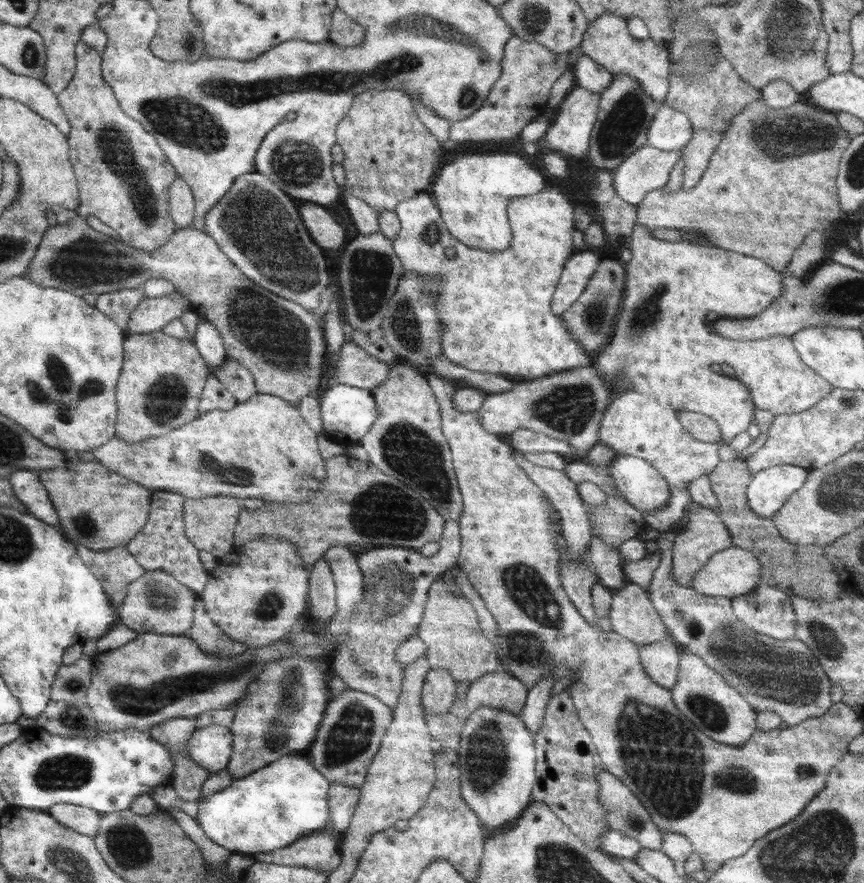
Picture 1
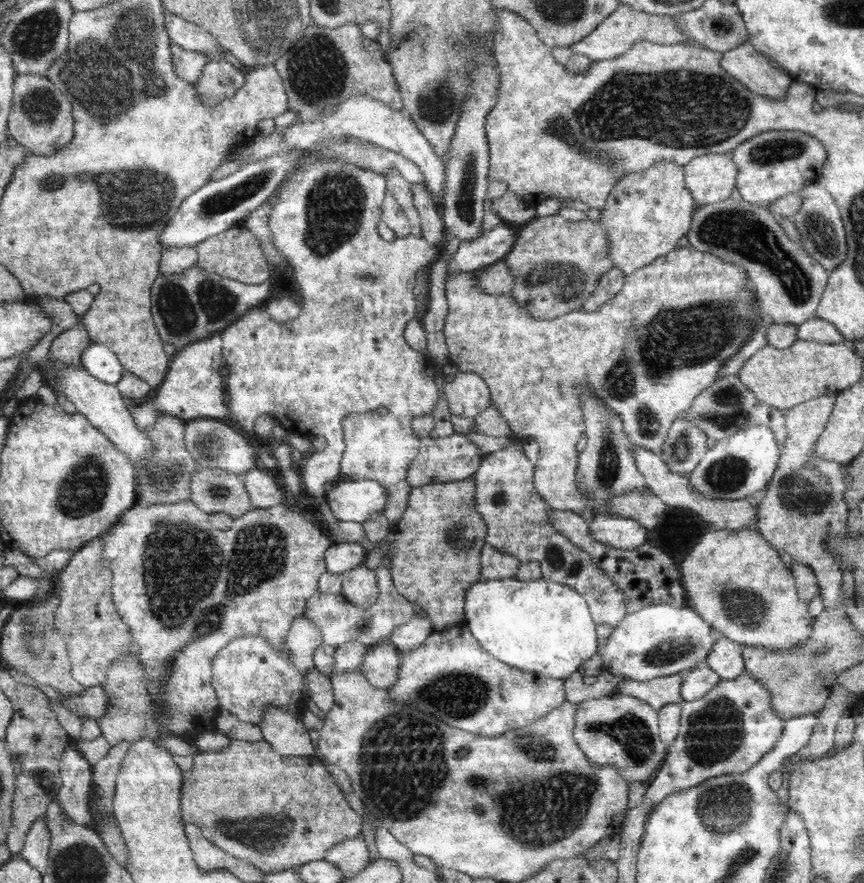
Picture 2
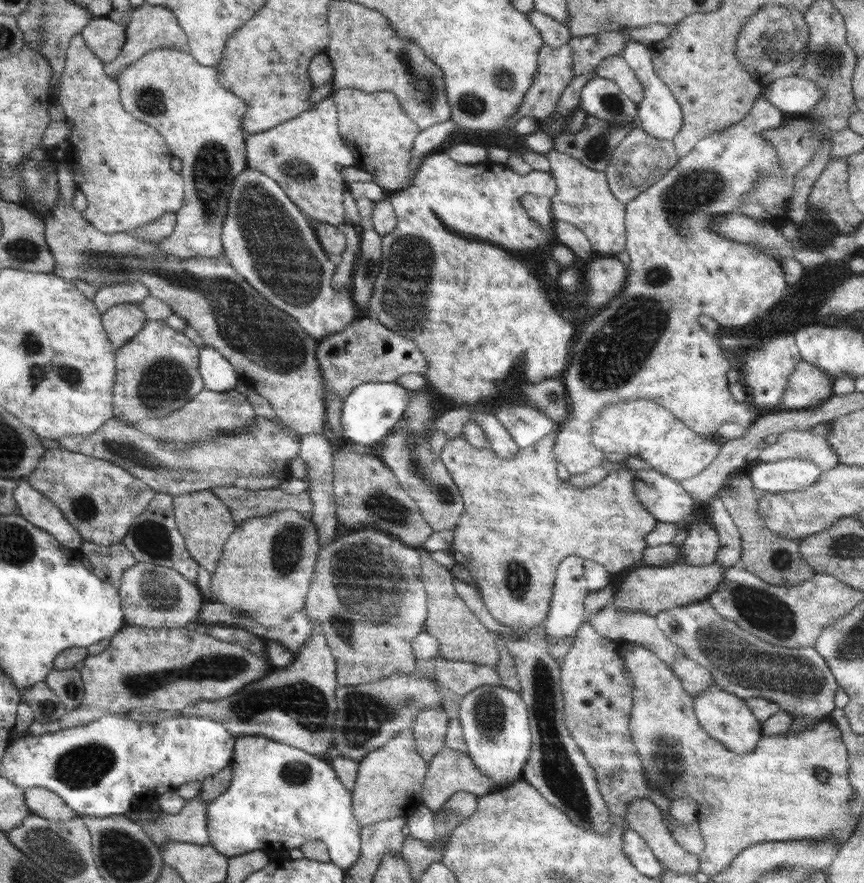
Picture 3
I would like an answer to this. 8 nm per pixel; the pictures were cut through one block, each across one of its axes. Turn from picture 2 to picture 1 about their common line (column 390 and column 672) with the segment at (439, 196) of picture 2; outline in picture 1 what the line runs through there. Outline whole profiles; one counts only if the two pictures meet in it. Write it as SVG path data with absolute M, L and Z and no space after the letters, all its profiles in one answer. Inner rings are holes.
M659 104L647 133L647 145L662 151L682 151L692 141L692 123L688 115Z

